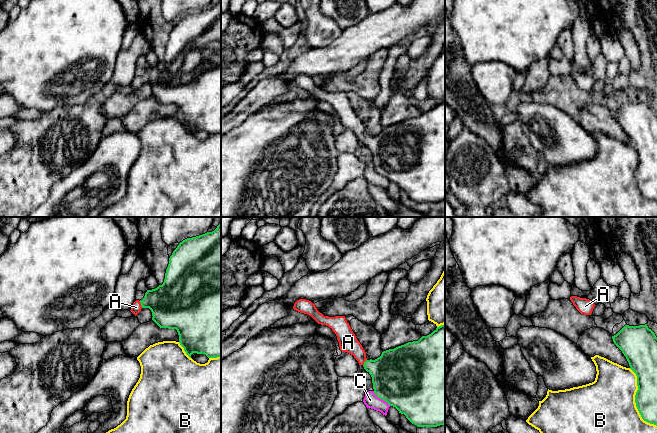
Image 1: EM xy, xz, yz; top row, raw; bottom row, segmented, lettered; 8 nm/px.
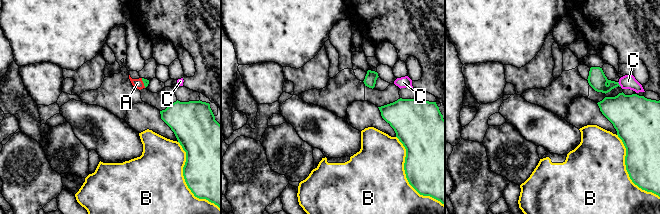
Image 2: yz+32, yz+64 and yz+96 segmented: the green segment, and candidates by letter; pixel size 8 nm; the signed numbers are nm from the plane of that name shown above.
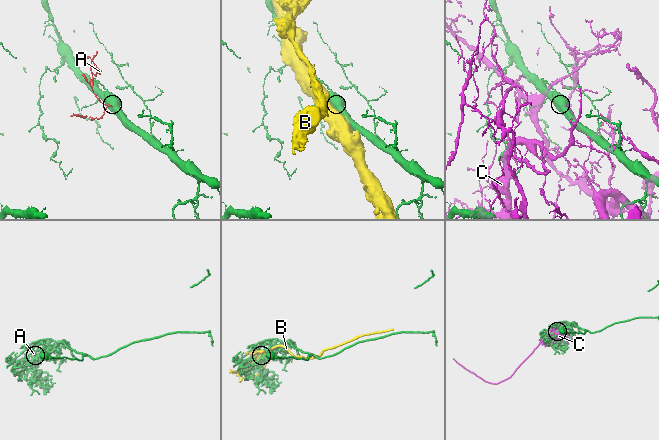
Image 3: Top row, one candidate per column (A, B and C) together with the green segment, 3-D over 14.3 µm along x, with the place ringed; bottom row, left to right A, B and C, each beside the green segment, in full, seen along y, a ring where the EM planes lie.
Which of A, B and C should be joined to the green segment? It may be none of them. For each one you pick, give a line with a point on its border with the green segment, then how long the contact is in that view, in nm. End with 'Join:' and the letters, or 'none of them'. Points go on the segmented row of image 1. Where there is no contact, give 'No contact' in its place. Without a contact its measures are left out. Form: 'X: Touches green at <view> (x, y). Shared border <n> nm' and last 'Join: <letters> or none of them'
A: Touches green at xy (141, 304). Shared border 60 nm
Join: A

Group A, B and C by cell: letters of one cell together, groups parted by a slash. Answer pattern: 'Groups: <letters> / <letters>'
Groups: A / B / C

